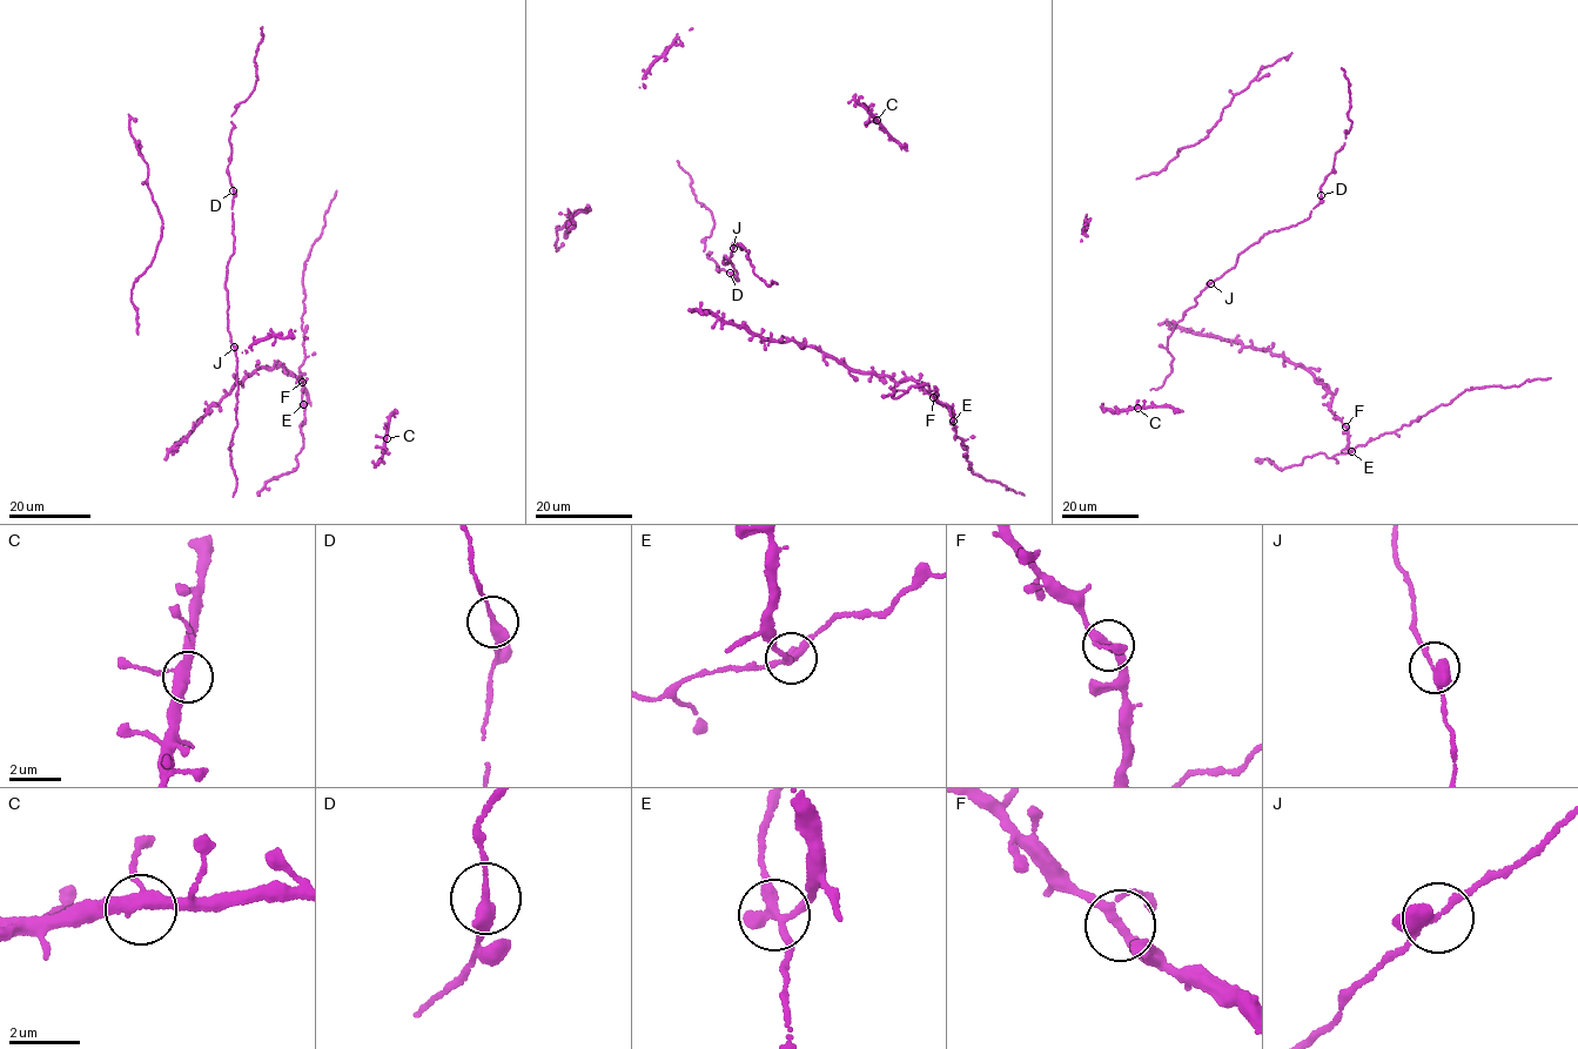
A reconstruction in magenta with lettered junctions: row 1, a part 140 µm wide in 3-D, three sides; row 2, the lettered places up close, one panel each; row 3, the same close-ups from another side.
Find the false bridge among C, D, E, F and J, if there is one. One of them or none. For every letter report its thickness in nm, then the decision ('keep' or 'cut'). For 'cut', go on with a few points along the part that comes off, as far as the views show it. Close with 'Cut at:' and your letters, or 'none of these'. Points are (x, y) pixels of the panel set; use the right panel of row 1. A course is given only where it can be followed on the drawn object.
C: 360 nm thick; keep
D: 300 nm thick; keep
E: 280 nm thick; keep
F: 240 nm thick; keep
J: 300 nm thick; keep
Cut at: none of these

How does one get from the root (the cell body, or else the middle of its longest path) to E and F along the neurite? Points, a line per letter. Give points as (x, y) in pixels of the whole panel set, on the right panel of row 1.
E: (1181, 331), (1269, 350), (1308, 371), (1333, 395), (1331, 411), (1347, 428), (1348, 449), (1351, 451)
F: (1181, 331), (1266, 349), (1298, 364), (1333, 395), (1331, 411), (1345, 427)

